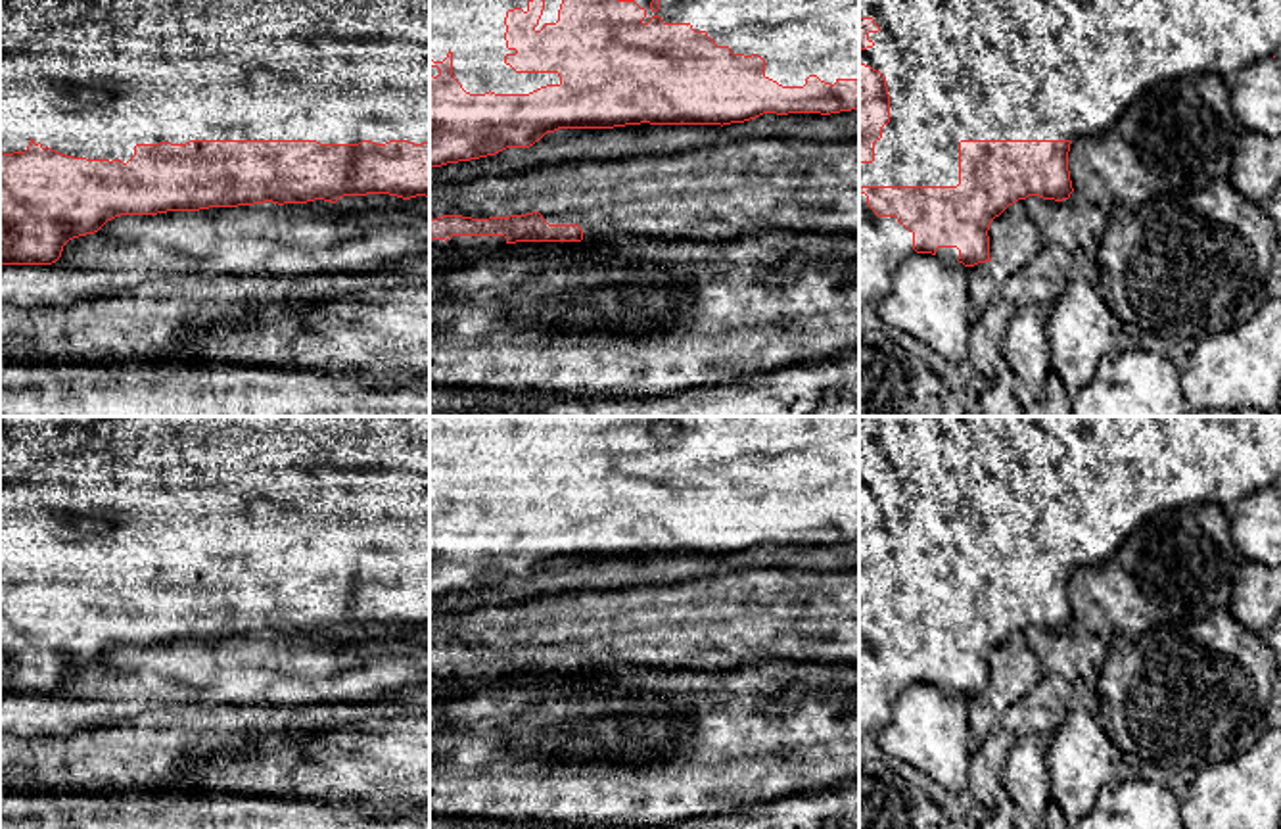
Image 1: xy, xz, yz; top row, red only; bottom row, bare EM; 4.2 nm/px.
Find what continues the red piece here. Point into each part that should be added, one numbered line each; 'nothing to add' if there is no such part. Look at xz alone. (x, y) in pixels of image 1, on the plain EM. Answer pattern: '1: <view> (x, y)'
1: xz (800, 461)

